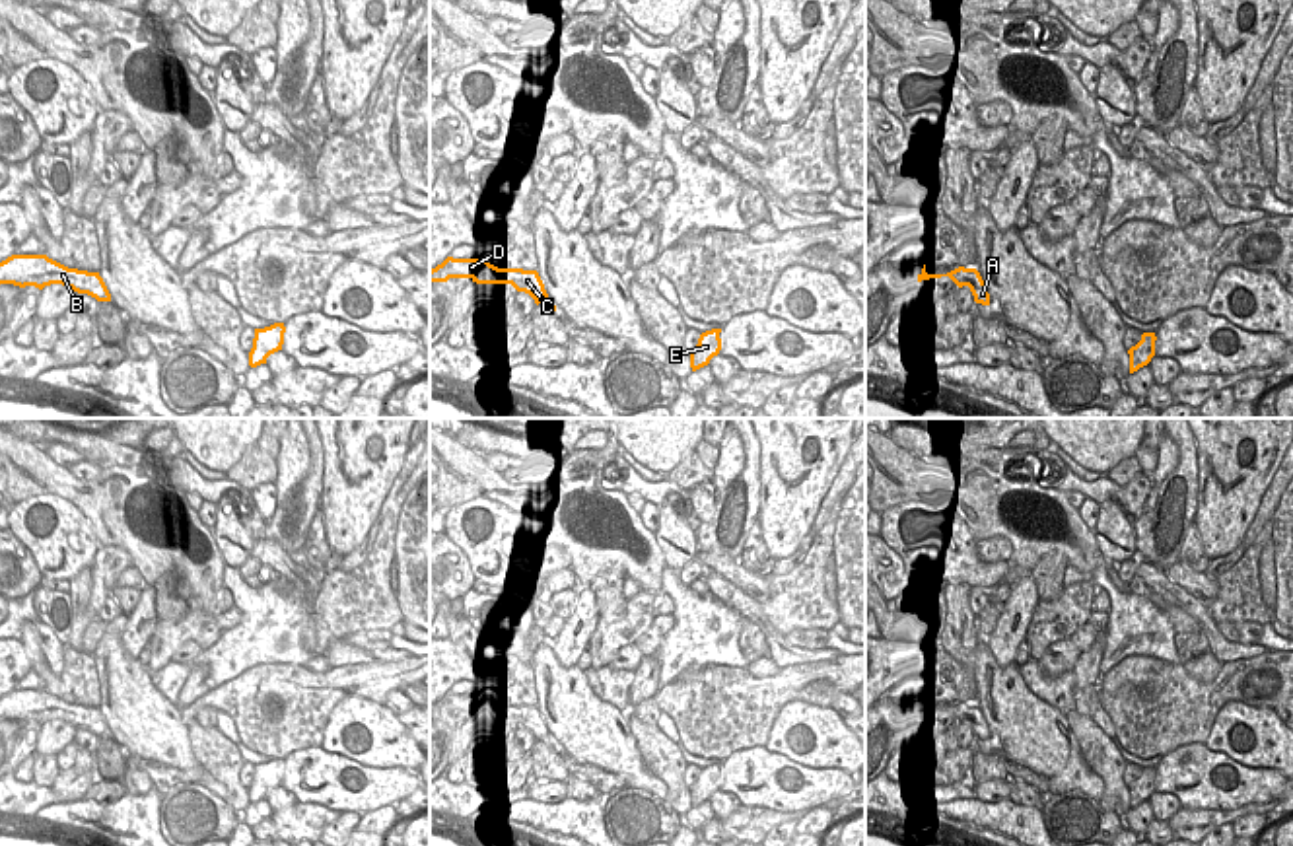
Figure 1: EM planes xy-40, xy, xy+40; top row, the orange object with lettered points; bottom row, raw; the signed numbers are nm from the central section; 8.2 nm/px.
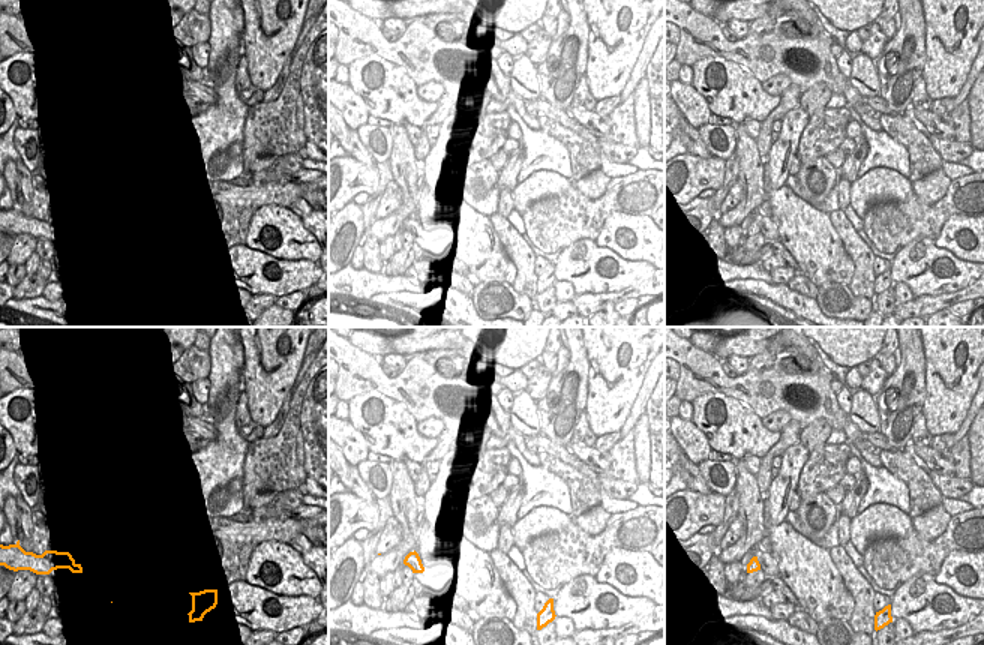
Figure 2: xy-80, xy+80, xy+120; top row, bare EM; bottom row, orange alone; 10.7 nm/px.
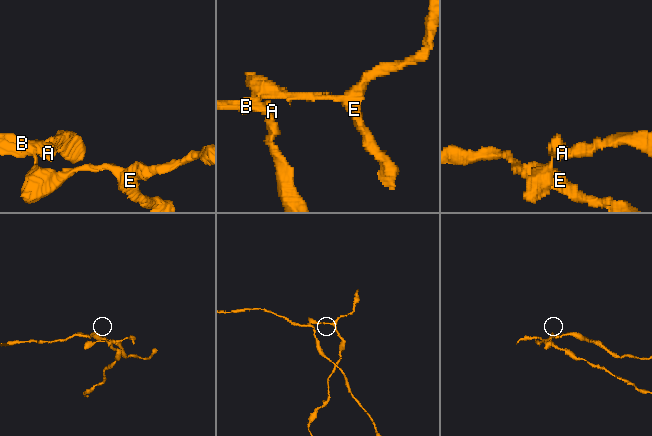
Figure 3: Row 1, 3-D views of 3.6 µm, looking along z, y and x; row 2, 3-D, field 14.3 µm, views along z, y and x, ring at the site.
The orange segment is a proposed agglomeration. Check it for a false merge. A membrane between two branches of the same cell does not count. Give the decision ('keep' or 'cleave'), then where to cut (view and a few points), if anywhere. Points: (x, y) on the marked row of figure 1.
cleave; cut xy+40 (977, 271), (973, 290)

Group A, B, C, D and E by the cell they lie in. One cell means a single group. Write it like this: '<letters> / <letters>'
A E / B C D

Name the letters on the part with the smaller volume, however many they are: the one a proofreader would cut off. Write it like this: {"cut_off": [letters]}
{"cut_off": ["B", "C", "D"]}

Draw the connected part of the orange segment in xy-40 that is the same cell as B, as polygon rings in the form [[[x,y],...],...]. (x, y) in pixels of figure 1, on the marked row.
[[[12,255],[0,263],[0,284],[14,284],[19,288],[35,286],[43,290],[51,284],[62,284],[78,294],[93,296],[105,290],[99,272],[68,268],[47,255]]]

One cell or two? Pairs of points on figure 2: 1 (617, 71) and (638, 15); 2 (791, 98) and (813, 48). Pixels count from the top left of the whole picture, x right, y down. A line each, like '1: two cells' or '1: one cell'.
1: one cell
2: two cells

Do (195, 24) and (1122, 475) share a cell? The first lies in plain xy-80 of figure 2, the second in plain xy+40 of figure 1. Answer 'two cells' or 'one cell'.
one cell

